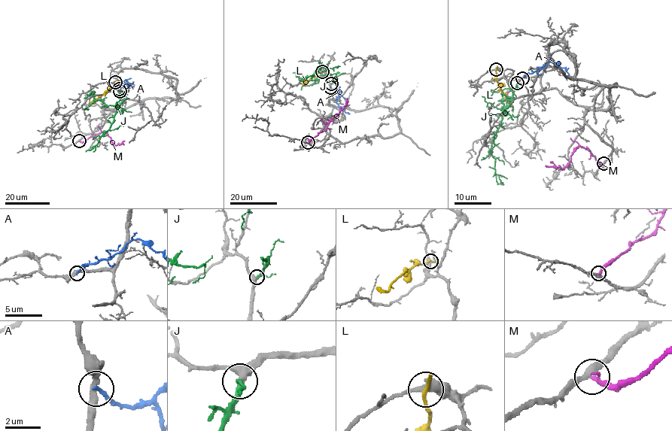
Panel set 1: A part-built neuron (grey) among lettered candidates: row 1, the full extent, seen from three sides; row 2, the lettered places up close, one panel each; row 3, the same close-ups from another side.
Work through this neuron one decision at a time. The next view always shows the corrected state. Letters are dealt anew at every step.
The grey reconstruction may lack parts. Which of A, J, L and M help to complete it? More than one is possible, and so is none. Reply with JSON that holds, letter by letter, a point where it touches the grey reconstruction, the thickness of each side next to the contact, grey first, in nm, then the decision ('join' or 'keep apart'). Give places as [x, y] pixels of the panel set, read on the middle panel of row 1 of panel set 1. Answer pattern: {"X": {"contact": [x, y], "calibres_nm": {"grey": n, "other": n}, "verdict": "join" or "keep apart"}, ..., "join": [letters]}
{"A": {"contact": [330, 87], "calibres_nm": {"grey": 320, "other": 200}, "verdict": "keep apart"}, "J": {"contact": [331, 83], "calibres_nm": {"grey": 380, "other": 220}, "verdict": "join"}, "L": {"contact": [322, 71], "calibres_nm": {"grey": 400, "other": 200}, "verdict": "keep apart"}, "M": {"contact": [308, 142], "calibres_nm": {"grey": 360, "other": 160}, "verdict": "keep apart"}, "join": ["J"]}

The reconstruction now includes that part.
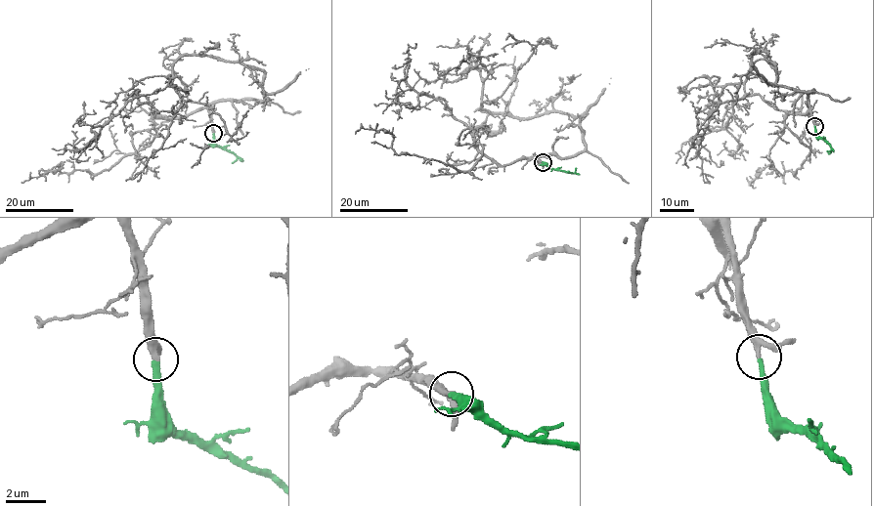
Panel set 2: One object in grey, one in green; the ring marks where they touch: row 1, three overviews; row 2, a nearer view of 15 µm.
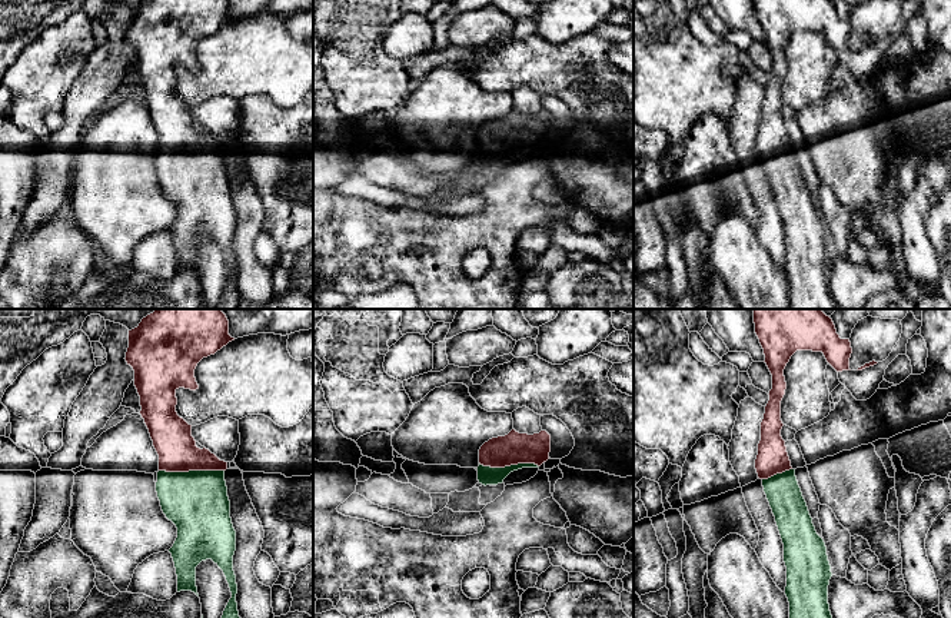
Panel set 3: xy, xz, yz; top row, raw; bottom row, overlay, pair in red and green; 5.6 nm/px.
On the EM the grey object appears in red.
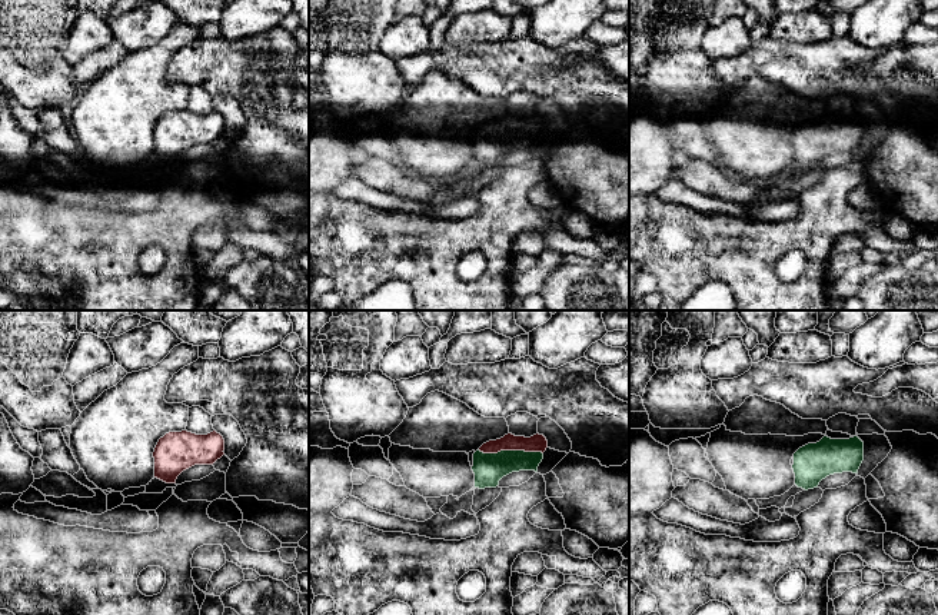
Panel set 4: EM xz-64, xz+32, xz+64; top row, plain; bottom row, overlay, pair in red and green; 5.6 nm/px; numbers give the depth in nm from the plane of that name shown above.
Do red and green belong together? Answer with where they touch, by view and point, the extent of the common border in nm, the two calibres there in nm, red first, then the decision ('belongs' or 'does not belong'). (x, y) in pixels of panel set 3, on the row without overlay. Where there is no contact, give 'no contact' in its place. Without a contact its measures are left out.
contact xy (192, 149); length 360 nm; calibres 220 and 360 nm; belongs

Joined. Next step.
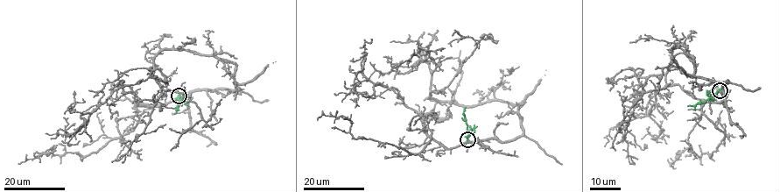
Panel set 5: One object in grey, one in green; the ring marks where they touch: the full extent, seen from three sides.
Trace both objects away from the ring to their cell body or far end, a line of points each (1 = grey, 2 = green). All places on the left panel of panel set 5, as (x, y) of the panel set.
1: (179, 96), (236, 90), (235, 66), (184, 50), (155, 58), (155, 81), (186, 95), (202, 118), (171, 150)
2: (179, 96), (179, 102), (176, 109), (179, 110)

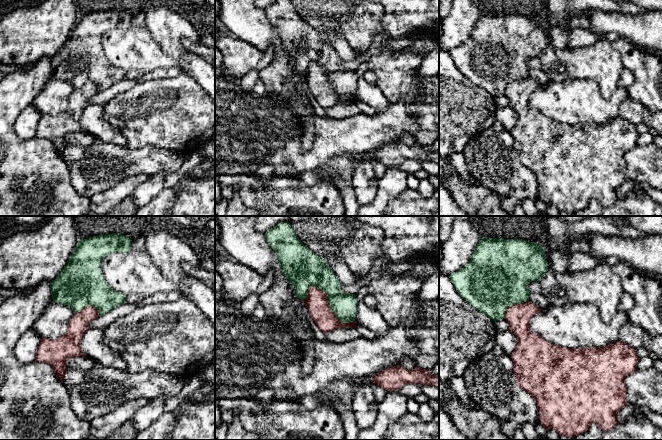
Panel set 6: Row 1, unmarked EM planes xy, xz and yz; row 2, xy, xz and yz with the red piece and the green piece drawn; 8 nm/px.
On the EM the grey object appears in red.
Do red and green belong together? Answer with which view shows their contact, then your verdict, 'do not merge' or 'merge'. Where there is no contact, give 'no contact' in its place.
contact in xz; do not merge

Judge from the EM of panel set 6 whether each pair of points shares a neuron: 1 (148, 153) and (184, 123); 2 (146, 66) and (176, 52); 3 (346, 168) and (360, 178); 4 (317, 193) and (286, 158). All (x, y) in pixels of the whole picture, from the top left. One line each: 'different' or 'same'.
1: different
2: different
3: different
4: different

